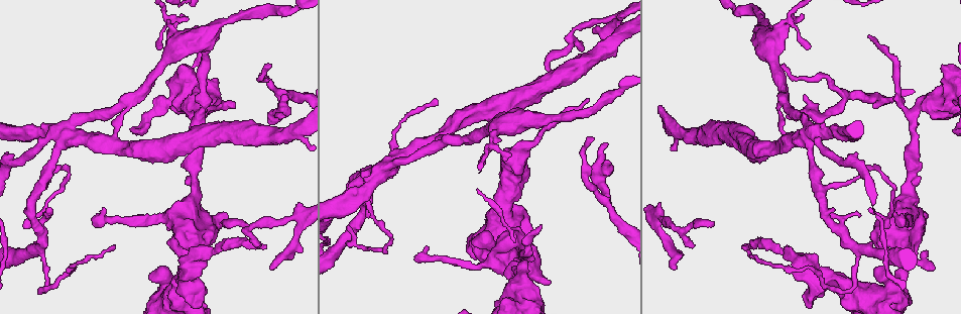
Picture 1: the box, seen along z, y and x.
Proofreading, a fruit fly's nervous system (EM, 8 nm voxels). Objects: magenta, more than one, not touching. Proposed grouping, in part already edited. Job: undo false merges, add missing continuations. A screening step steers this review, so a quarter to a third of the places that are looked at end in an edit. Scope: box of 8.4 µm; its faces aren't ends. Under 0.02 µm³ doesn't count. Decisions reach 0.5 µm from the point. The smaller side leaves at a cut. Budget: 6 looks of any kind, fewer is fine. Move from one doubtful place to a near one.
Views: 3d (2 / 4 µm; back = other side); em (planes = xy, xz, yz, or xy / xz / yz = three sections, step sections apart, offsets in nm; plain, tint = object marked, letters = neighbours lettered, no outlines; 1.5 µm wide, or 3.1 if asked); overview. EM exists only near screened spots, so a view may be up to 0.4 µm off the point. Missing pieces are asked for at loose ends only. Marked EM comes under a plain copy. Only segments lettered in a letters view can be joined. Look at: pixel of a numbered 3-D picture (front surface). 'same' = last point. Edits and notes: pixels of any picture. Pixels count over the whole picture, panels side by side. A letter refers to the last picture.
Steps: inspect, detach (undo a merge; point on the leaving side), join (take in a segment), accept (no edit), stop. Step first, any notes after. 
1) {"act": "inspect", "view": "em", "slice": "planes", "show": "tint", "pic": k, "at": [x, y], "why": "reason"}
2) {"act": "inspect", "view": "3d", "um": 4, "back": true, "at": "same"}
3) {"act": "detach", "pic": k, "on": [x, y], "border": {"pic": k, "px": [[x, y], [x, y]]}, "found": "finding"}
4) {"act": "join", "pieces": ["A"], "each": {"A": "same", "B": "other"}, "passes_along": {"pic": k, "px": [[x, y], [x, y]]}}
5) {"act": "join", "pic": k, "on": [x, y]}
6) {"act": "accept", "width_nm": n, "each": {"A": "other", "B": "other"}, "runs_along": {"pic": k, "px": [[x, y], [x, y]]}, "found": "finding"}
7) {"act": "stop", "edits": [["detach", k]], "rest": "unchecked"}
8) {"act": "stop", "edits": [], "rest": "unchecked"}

{"act": "inspect", "view": "3d", "um": 4, "pic": 1, "at": [604, 200], "why": "a fork"}

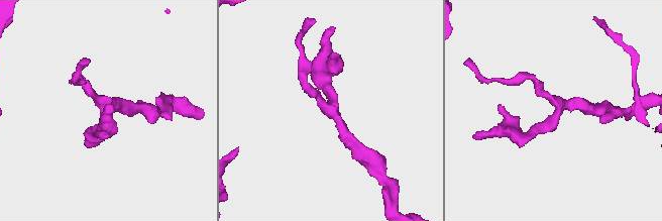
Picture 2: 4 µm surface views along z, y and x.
{"act": "inspect", "view": "em", "slice": "xz", "step": 8, "show": "tint", "pic": 2, "at": [558, 110], "arms": 3}

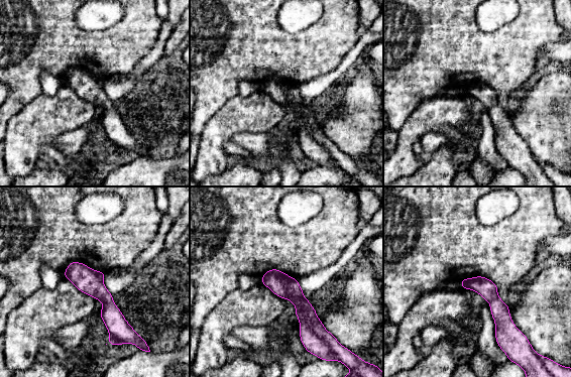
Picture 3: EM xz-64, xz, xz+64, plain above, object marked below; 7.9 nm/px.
{"act": "inspect", "view": "em", "slice": "planes", "show": "letters", "at": "same"}

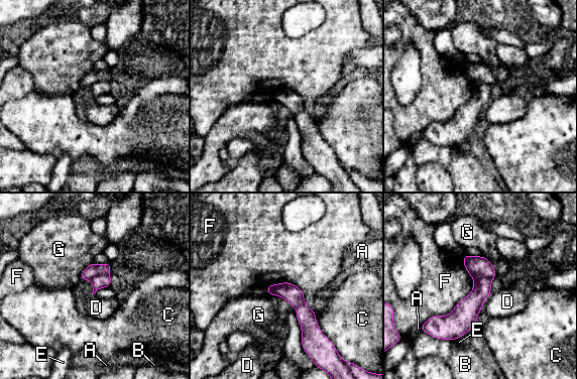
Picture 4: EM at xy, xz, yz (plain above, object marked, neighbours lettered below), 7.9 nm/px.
{"act": "detach", "pic": 4, "on": [92, 270], "width_nm": 150, "each": {"A": "other", "B": "other", "C": "other", "D": "other", "E": "other", "F": "other", "G": "other"}, "found": "two cells meet here"}

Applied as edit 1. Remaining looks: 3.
{"act": "inspect", "view": "overview", "why": "see it whole again"}

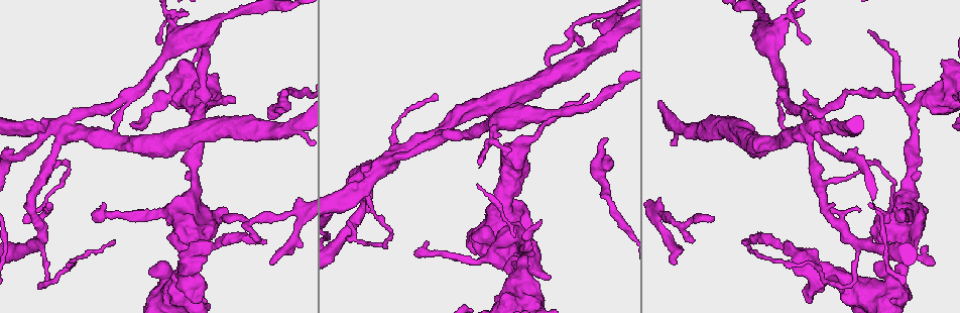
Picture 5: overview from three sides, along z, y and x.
{"act": "inspect", "view": "3d", "um": 4, "pic": 5, "at": [815, 249], "why": "free end"}

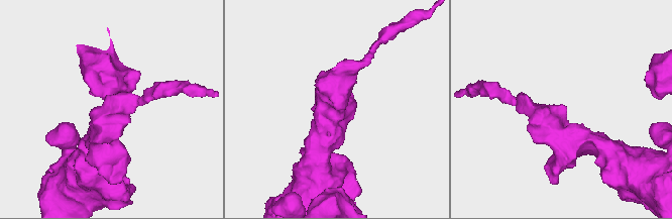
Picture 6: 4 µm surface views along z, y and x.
{"act": "inspect", "view": "em", "slice": "planes", "show": "letters", "pic": 6, "at": [561, 104], "why": "need the tissue"}

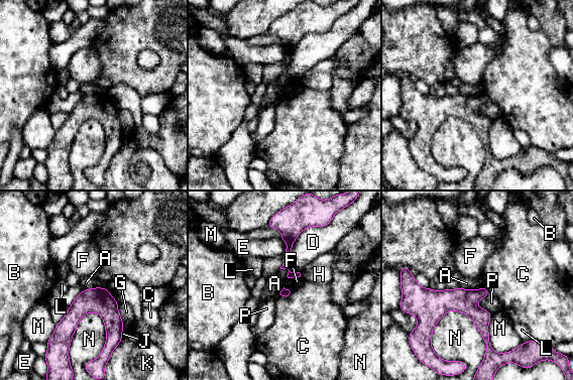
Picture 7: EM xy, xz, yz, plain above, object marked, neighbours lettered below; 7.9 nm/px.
{"act": "accept", "each": {"A": "other", "B": "other", "C": "other", "D": "other", "E": "other", "F": "other", "G": "other", "H": "other", "J": "other", "K": "other", "L": "other", "M": "other", "N": "other", "P": "other"}, "runs_along": {"pic": 7, "px": [[422, 292], [461, 300], [488, 347]]}, "found": "none of them fits"}

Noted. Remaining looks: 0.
{"act": "stop", "edits": [["detach", 4]], "rest": "unchecked"}

